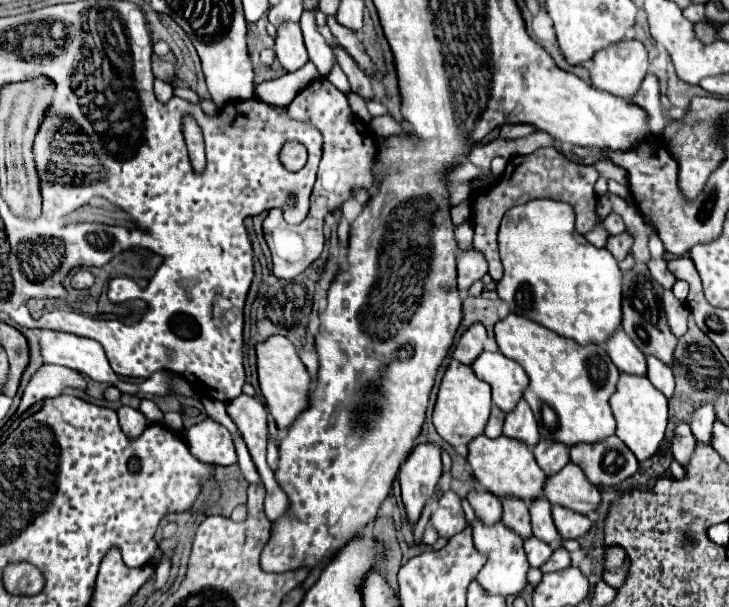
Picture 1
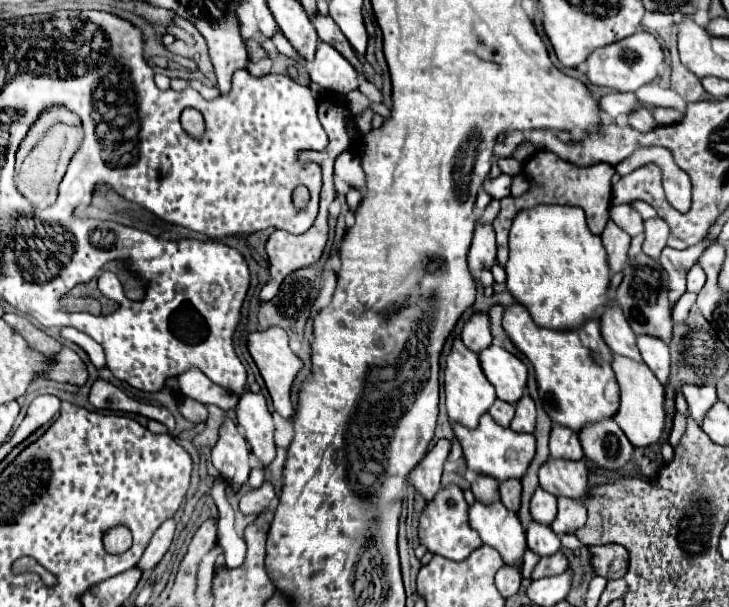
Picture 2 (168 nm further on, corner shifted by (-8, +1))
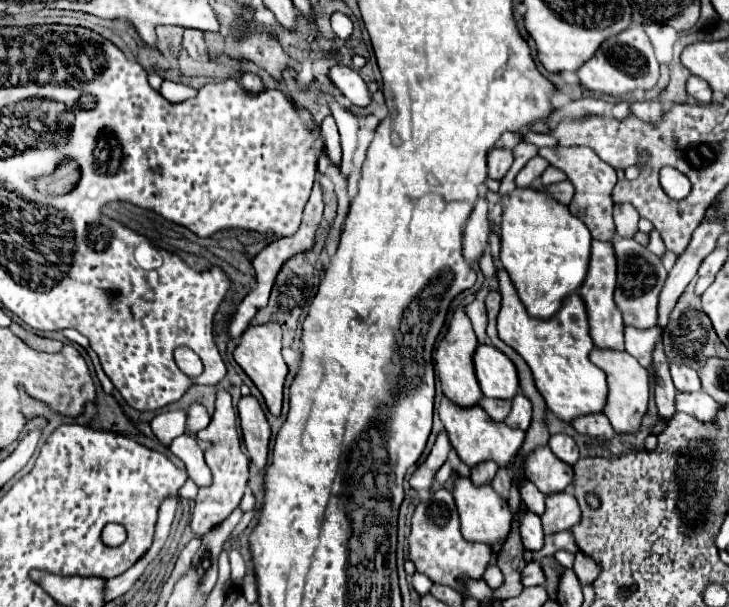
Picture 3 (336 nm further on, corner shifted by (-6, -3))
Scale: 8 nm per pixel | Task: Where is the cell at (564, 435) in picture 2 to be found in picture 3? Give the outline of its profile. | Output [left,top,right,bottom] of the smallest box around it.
[548,433,578,465]

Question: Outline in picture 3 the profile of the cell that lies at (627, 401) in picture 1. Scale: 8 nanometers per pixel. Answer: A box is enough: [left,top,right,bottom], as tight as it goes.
[590,349,650,435]

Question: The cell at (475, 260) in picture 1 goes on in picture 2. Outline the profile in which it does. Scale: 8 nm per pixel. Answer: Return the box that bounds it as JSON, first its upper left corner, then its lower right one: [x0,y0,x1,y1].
[468,223,496,277]

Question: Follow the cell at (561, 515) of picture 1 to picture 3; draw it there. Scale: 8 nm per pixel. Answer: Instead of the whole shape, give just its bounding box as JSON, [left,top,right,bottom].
[542,491,582,535]

